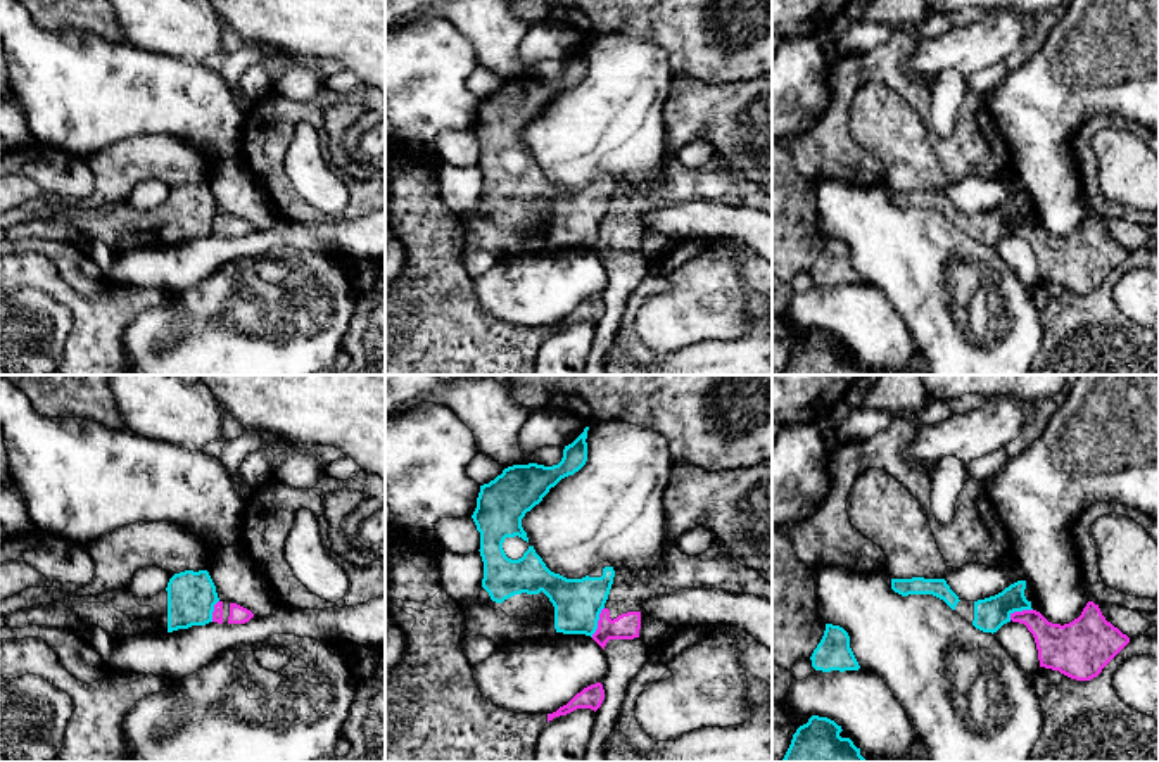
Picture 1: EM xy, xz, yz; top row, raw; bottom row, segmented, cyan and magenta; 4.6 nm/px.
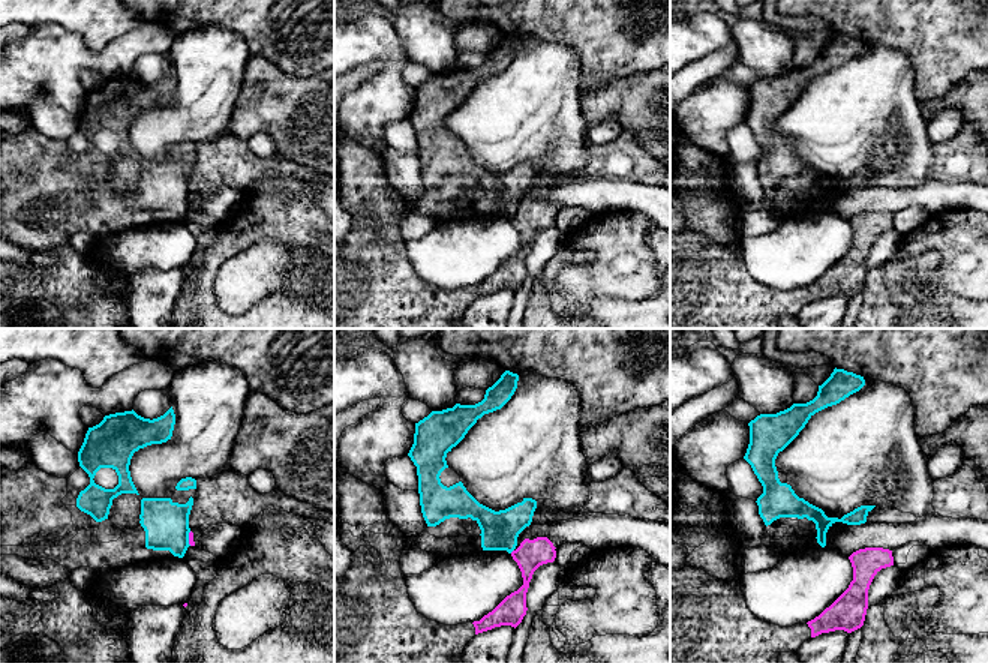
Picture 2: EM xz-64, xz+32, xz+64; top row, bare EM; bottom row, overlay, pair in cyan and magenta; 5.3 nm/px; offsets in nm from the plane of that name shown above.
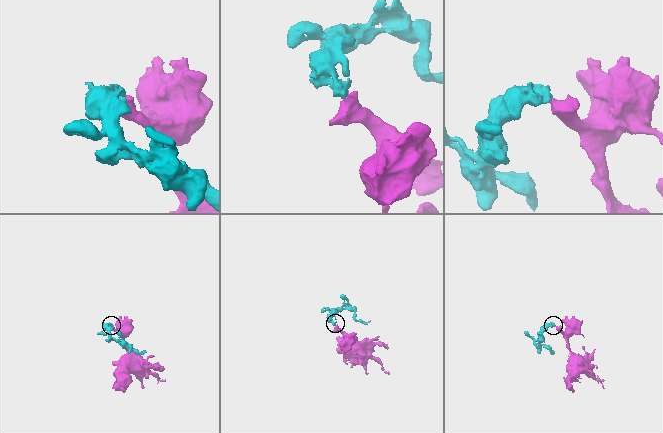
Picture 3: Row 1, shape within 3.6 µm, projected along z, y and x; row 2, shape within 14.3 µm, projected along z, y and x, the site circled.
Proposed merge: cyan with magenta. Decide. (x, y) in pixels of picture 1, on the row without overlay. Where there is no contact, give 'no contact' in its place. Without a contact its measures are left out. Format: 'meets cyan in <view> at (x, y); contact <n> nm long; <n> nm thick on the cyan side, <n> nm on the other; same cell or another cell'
meets cyan in xz at (596, 235); contact 160 nm long; 220 nm thick on the cyan side, 120 nm on the other; another cell

